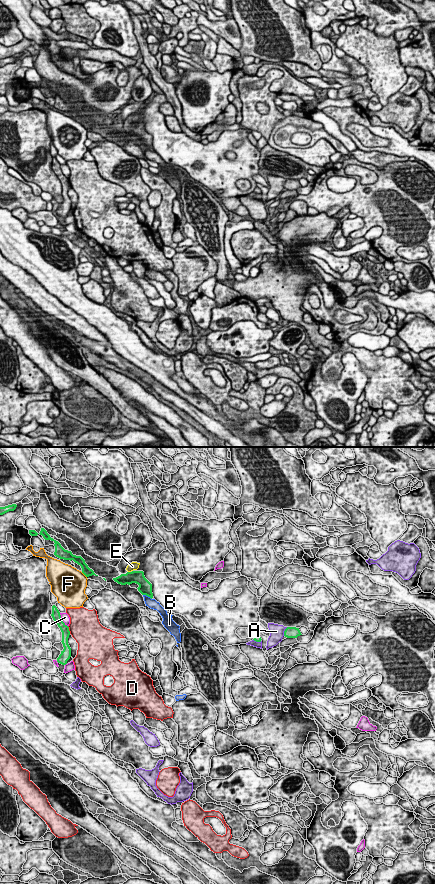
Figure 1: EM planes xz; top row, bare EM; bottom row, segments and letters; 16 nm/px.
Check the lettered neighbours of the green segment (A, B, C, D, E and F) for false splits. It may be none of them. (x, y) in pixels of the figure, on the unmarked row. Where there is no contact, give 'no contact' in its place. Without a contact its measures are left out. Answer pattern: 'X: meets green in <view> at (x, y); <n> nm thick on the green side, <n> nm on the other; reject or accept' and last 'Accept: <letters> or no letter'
A: meets green in xz at (284, 183); 190 nm thick on the green side, 240 nm on the other; reject
B: meets green in xz at (147, 147); 220 nm thick on the green side, 160 nm on the other; reject
C: meets green in xz at (61, 172); 140 nm thick on the green side, 130 nm on the other; reject
D: meets green in xz at (68, 182); 130 nm thick on the green side, 460 nm on the other; reject
E: meets green in xz at (129, 124); 200 nm thick on the green side, 130 nm on the other; accept
F: meets green in xz at (84, 126); 140 nm thick on the green side, 460 nm on the other; reject
Accept: E

